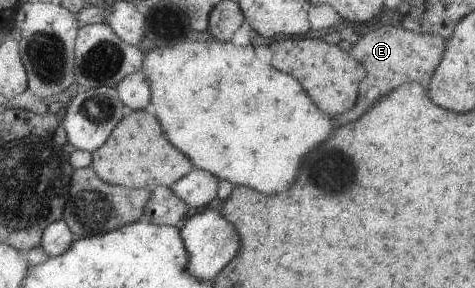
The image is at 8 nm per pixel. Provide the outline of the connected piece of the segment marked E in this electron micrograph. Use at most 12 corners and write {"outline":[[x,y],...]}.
{"outline":[[384,25],[353,45],[360,119],[404,83],[428,87],[448,40]]}

